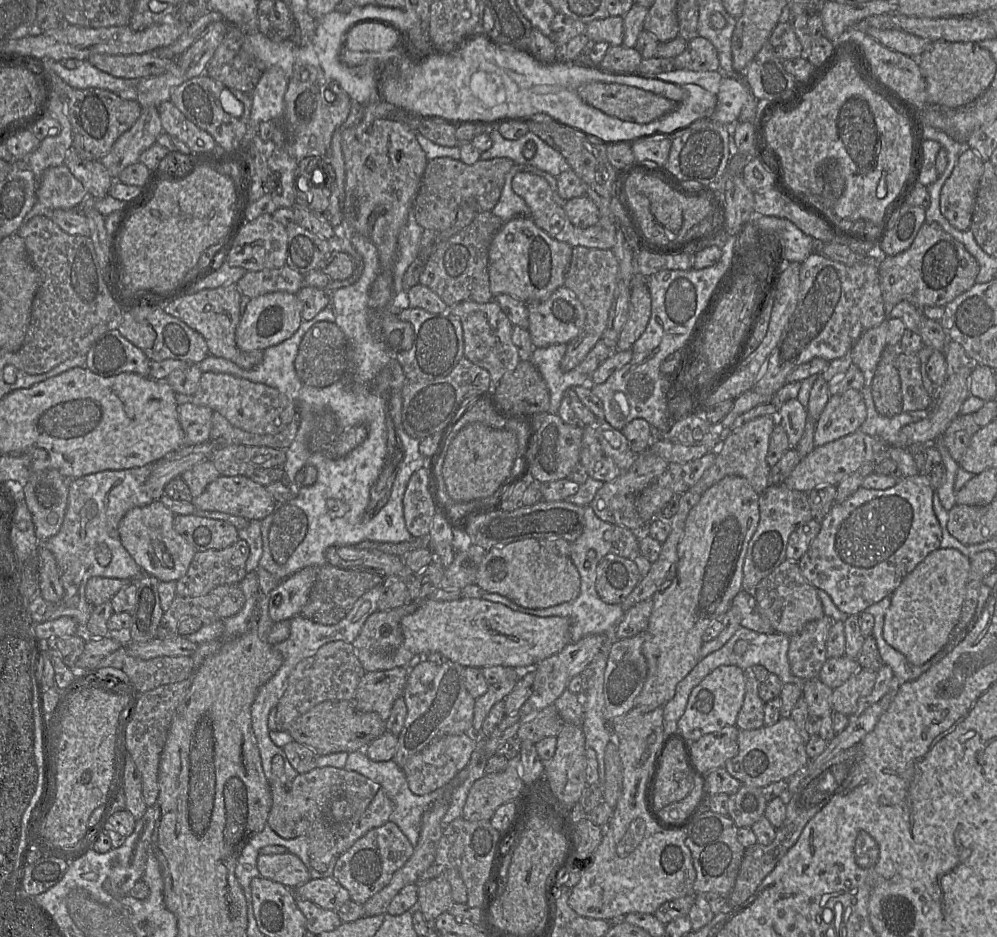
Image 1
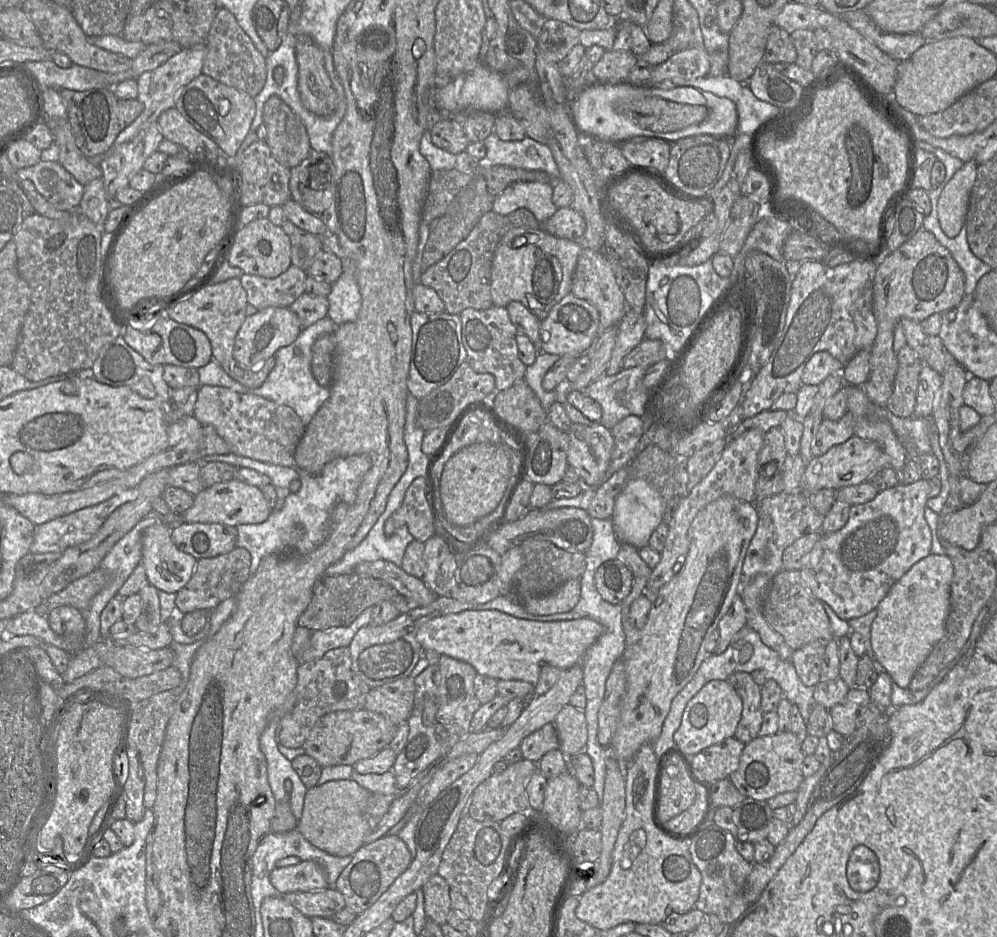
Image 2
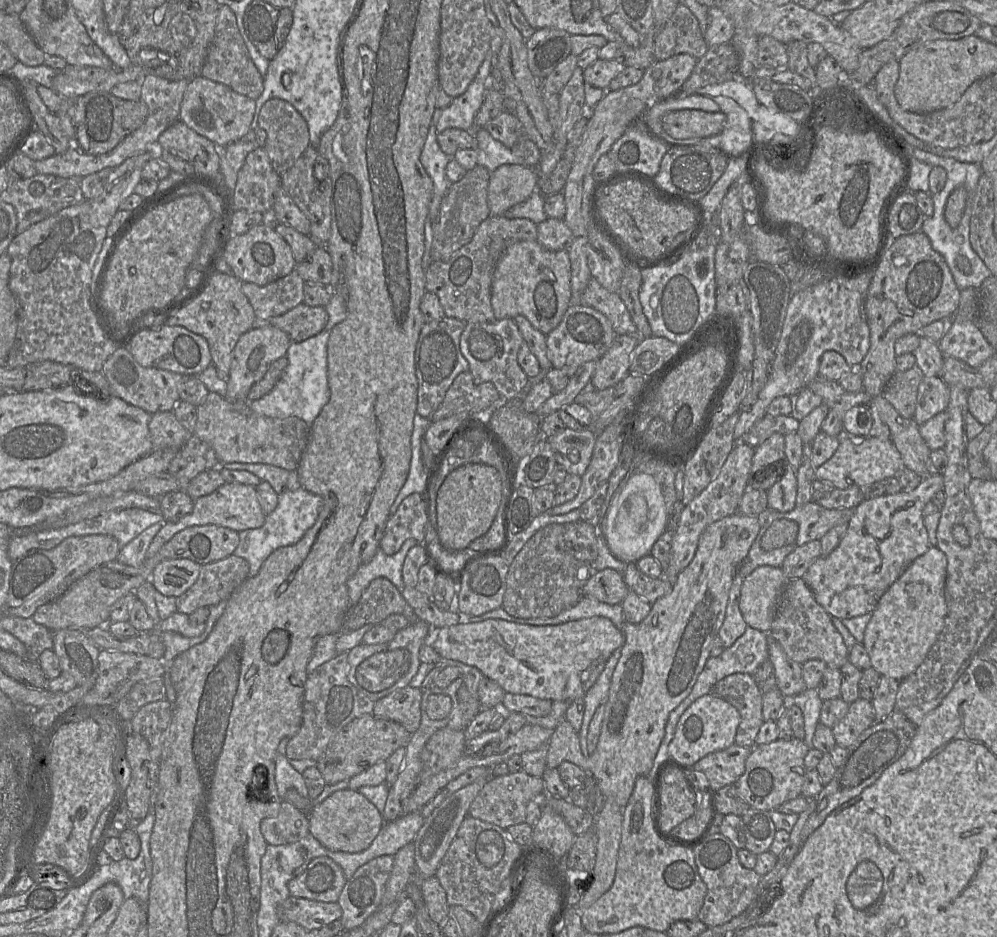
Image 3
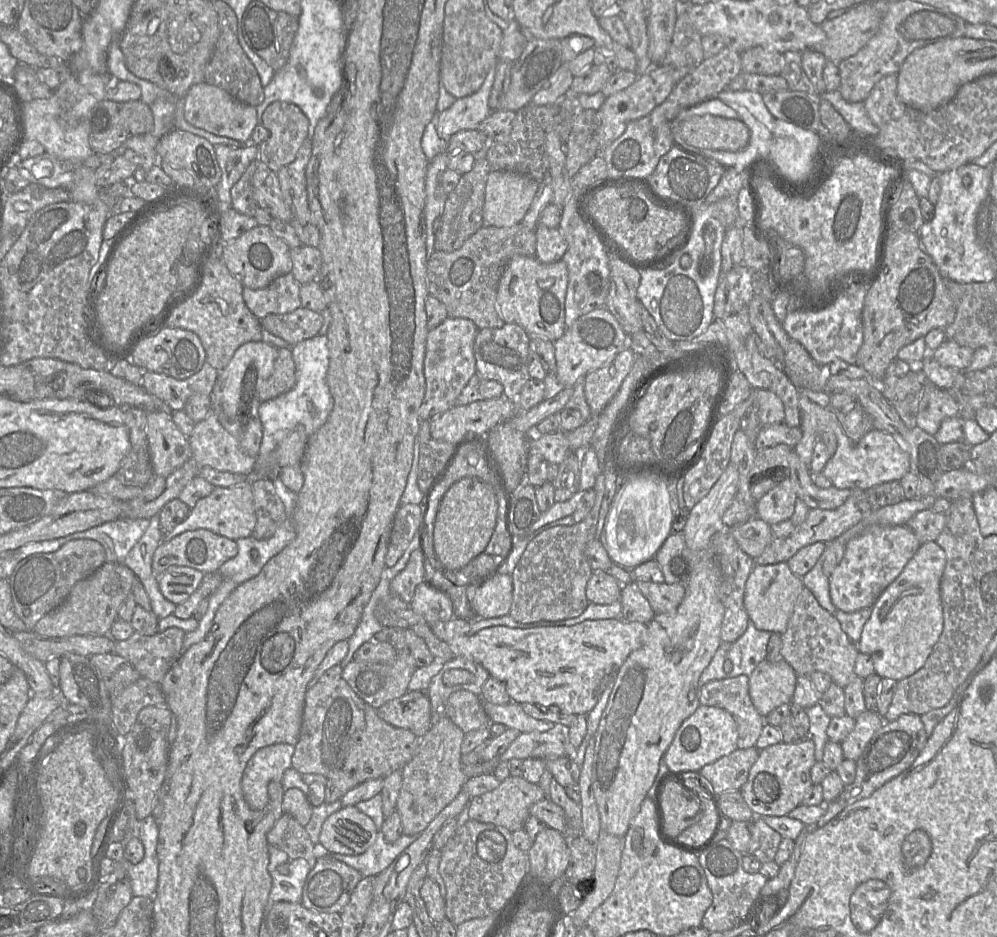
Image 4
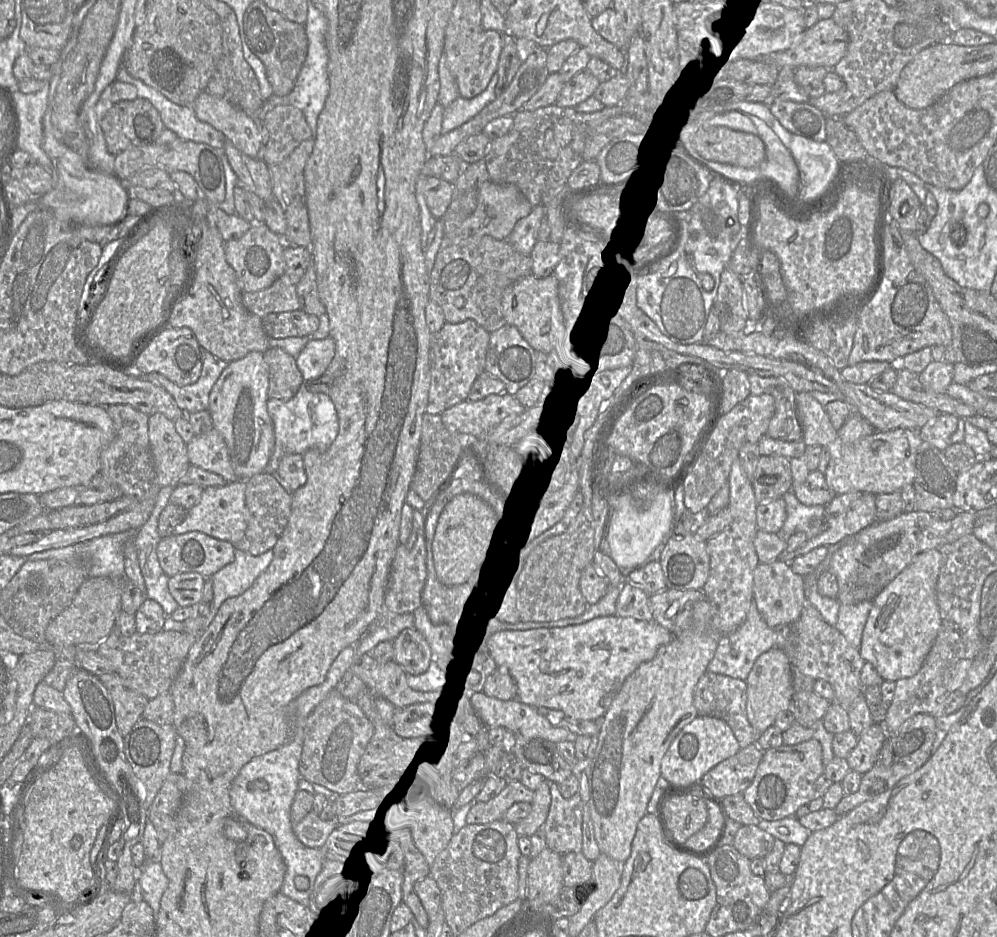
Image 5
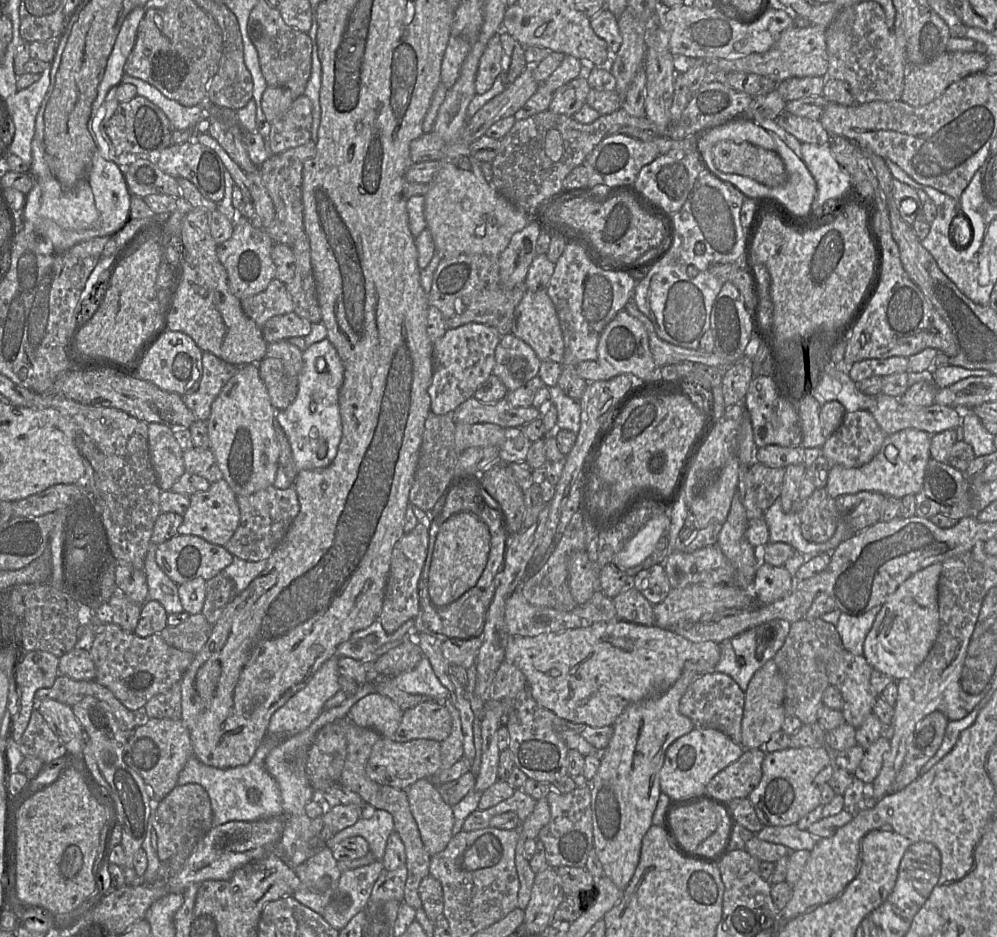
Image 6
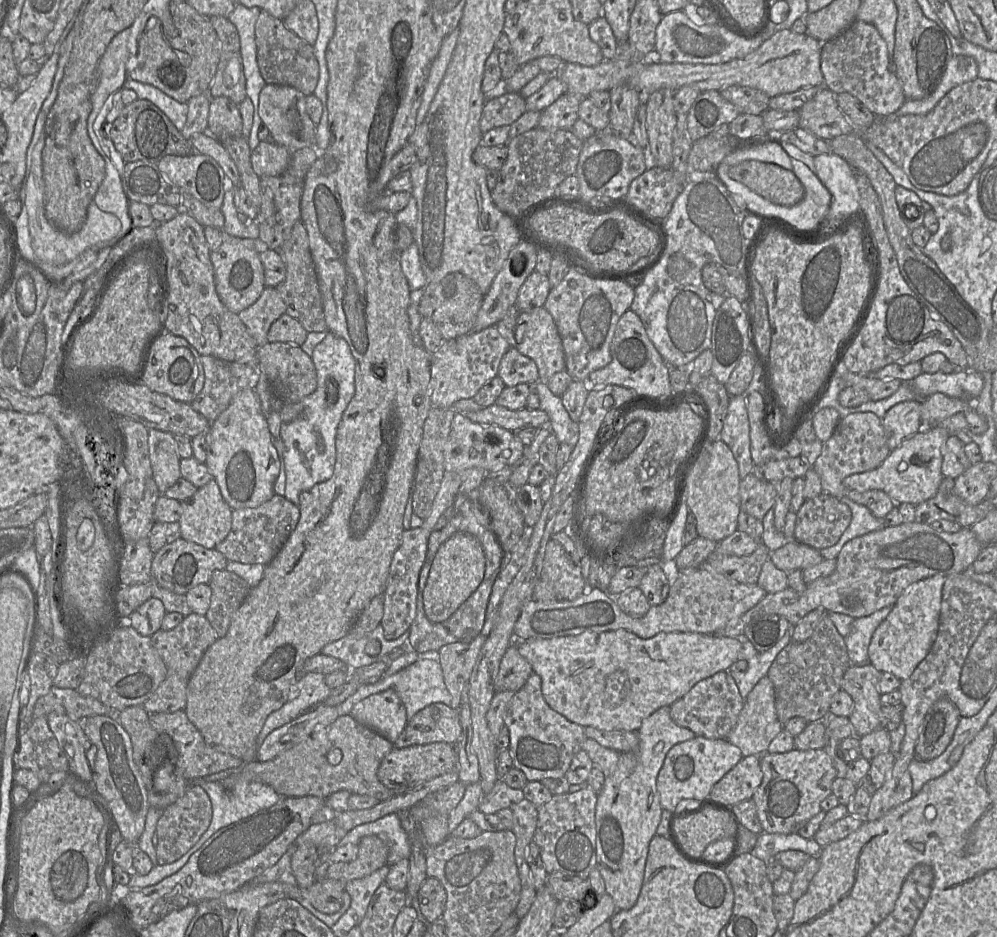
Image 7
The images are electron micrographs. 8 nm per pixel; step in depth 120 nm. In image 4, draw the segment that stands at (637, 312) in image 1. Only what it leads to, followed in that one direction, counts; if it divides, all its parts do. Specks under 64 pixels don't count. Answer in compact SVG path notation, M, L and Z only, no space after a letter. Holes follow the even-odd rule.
M627 347L607 366L586 374L584 394L591 416L599 416L620 389L634 364L634 352Z

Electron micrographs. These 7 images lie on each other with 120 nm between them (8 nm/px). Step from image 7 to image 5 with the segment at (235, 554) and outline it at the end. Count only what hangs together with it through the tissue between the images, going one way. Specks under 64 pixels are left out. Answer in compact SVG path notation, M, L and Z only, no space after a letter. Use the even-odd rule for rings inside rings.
M262 472L246 480L245 504L248 525L244 537L234 544L235 549L258 556L273 549L283 533L291 514L292 495L286 492L272 474Z

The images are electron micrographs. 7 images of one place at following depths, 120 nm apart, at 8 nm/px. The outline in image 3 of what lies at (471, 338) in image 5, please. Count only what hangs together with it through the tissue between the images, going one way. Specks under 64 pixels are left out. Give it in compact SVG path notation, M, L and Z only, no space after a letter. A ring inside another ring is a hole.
M444 316L441 319L425 322L415 349L415 373L418 382L416 412L425 418L442 403L454 379L461 372L469 371L469 362L460 349L460 337L466 323Z

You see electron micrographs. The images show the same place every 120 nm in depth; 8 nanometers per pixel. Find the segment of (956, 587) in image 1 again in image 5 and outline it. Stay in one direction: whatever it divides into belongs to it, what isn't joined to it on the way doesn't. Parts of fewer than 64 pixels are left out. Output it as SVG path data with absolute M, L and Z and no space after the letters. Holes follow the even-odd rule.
M939 549L918 554L872 601L859 652L884 680L896 682L916 675L936 640L942 622L937 603L941 564Z

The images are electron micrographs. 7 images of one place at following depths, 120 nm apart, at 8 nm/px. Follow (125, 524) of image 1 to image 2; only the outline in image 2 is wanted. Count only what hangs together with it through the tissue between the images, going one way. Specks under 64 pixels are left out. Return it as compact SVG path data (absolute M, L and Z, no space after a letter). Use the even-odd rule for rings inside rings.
M160 520L147 527L142 534L142 563L151 585L177 593L191 579L198 560L179 550L171 535L172 529Z

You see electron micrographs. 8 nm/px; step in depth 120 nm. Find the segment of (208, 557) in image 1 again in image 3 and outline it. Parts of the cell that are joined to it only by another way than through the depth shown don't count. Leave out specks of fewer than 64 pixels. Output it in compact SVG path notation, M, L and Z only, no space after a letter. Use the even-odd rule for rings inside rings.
M234 554L201 565L196 582L177 597L177 612L190 615L198 608L215 606L227 600L248 577L248 562Z

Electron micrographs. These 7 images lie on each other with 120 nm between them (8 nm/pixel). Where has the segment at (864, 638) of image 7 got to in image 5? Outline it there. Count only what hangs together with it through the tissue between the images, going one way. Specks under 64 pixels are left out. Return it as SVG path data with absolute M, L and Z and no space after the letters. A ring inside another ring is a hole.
M863 601L853 605L840 604L835 627L858 650L861 647L863 630L872 605L872 601Z

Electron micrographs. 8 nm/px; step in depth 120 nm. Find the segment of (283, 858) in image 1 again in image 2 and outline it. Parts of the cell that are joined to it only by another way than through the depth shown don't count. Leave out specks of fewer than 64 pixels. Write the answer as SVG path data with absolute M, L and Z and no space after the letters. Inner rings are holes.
M314 861L276 867L270 872L269 878L281 895L318 891L329 887L324 869Z

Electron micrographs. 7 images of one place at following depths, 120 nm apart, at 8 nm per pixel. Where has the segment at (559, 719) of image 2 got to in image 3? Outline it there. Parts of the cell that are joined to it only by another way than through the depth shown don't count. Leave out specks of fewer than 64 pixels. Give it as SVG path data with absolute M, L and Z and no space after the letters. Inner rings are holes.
M566 713L548 743L546 766L550 769L557 768L564 761L579 766L585 772L589 771L589 760L581 751L579 733L566 720Z

